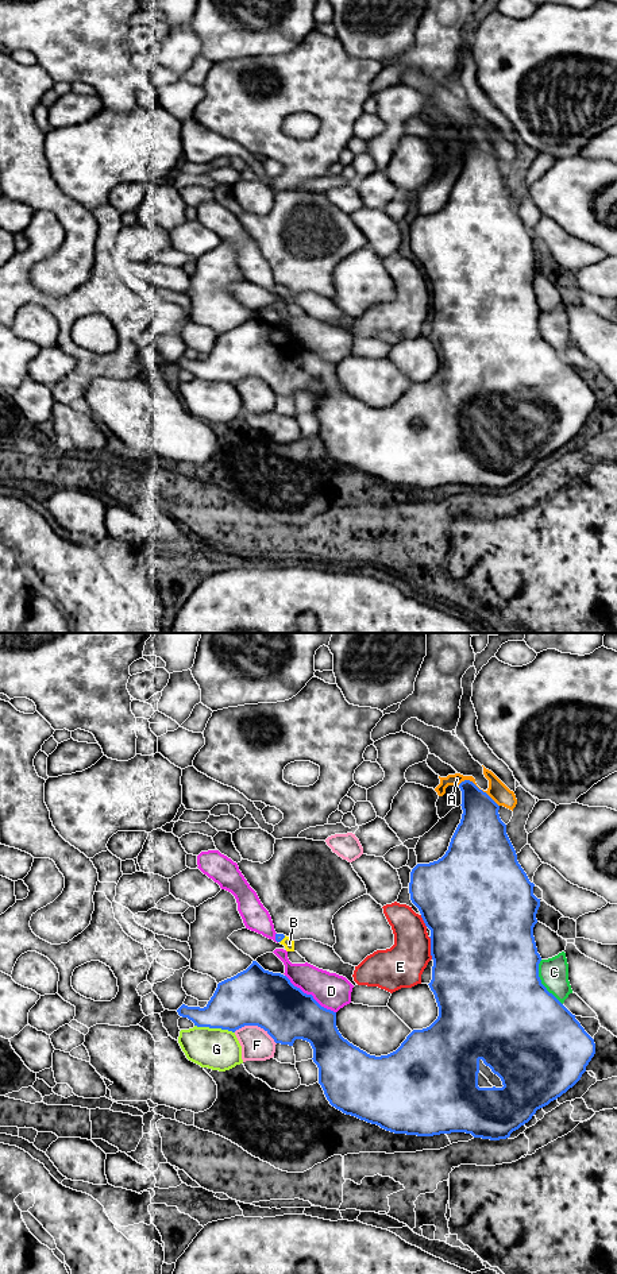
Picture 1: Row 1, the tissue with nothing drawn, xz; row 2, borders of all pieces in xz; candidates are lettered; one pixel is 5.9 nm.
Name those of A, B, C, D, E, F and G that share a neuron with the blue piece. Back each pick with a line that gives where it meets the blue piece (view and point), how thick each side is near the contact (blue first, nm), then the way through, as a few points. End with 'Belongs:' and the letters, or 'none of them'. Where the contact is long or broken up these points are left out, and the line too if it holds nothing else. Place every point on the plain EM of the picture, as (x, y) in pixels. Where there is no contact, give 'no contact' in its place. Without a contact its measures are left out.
B: xz (282, 290) | 50/60 nm | across xz (278, 289), (282, 290), (289, 296)
Belongs: B

